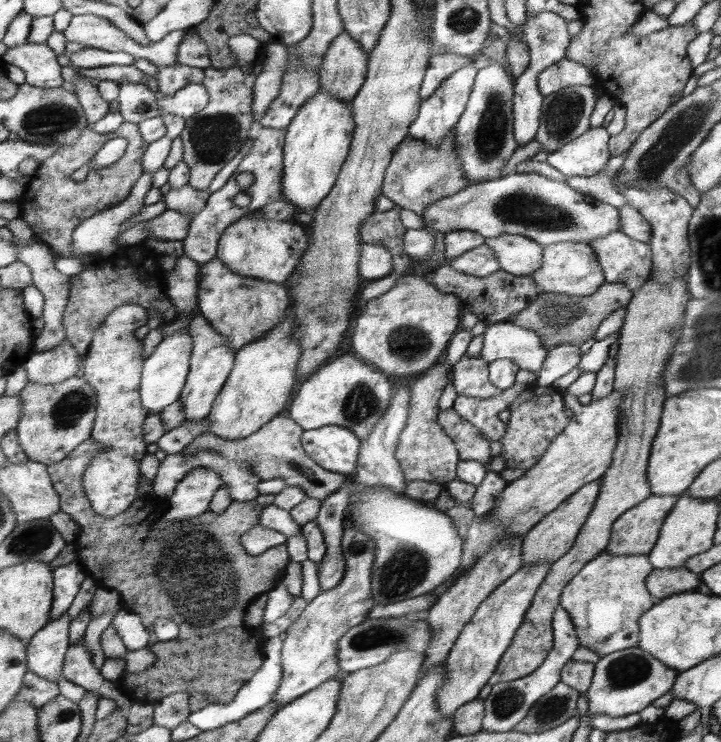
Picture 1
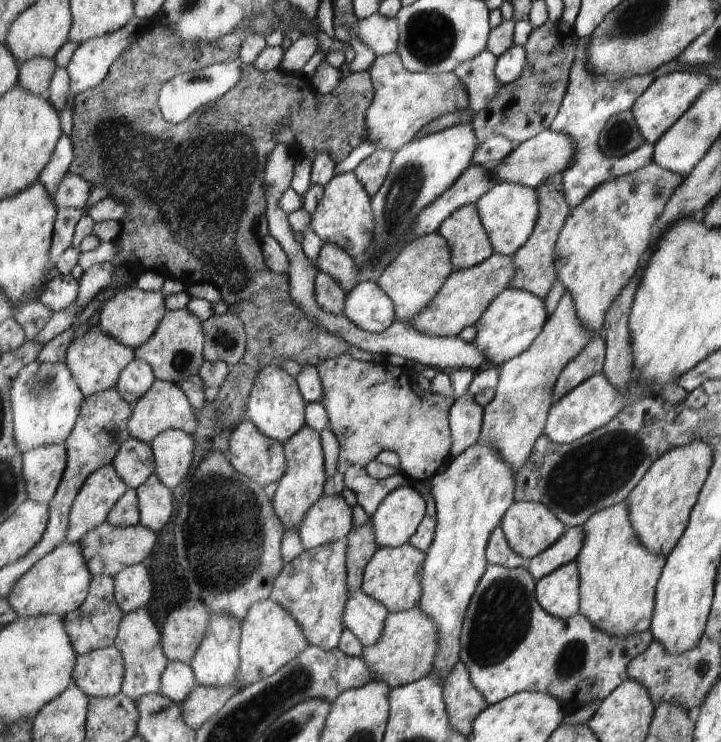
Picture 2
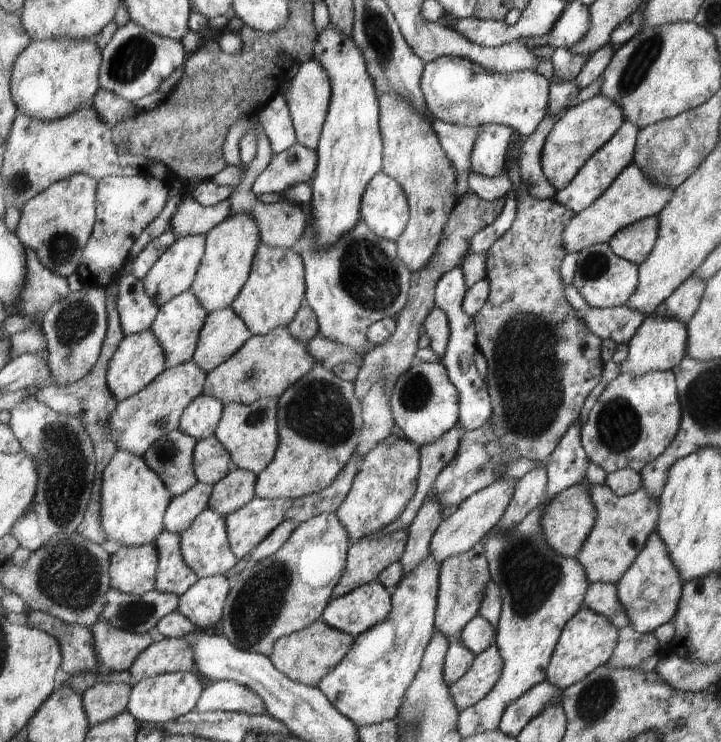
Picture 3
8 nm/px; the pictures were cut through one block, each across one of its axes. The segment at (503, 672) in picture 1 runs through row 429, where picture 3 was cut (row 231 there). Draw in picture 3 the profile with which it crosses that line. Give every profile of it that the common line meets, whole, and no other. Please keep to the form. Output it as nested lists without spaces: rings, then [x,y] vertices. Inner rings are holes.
[[[655,216],[638,221],[613,236],[609,247],[619,257],[641,266],[647,262],[656,244],[658,228],[658,218]]]

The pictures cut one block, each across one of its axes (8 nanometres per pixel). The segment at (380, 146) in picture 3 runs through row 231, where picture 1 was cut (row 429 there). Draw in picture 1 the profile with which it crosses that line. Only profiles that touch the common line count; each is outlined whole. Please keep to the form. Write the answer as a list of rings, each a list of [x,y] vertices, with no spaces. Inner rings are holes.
[[[325,426],[307,430],[303,447],[320,466],[352,477],[360,459],[362,441],[358,434],[343,426]]]

